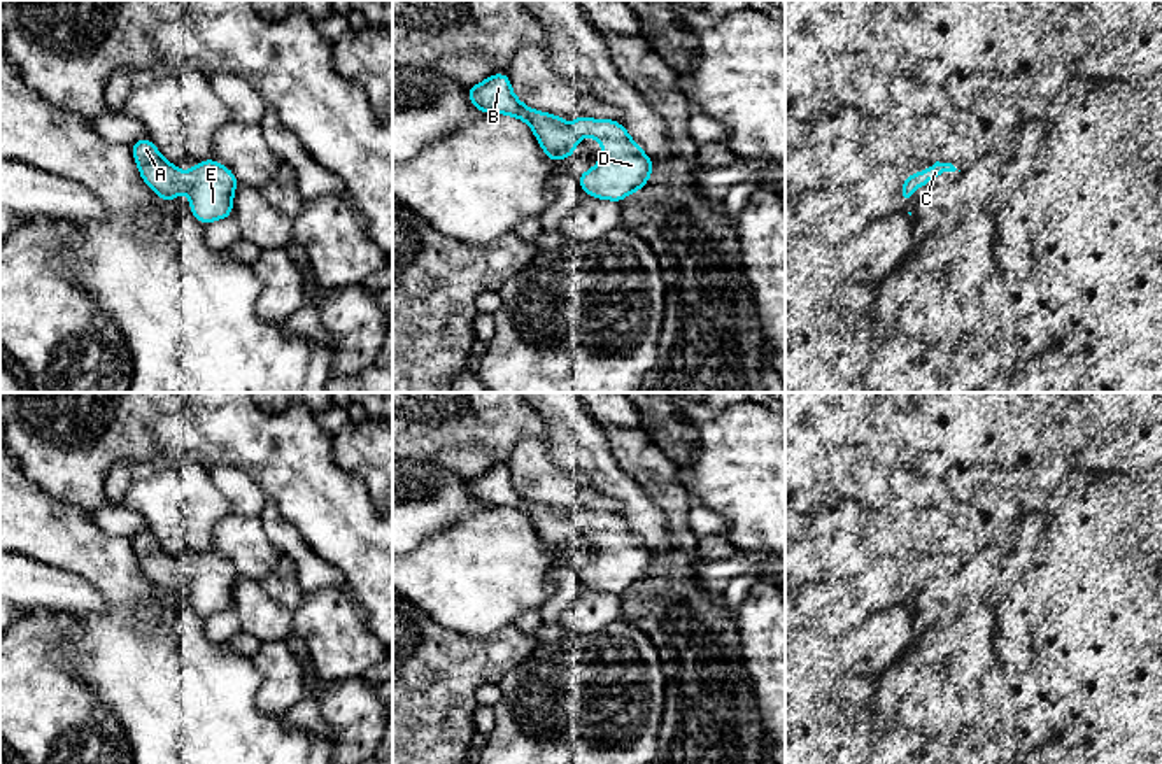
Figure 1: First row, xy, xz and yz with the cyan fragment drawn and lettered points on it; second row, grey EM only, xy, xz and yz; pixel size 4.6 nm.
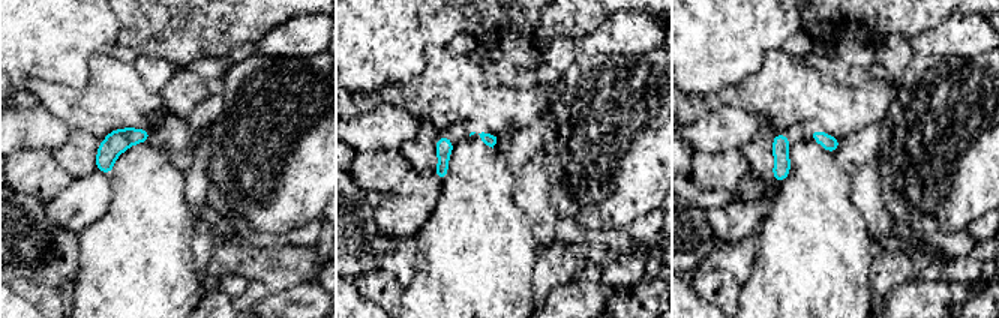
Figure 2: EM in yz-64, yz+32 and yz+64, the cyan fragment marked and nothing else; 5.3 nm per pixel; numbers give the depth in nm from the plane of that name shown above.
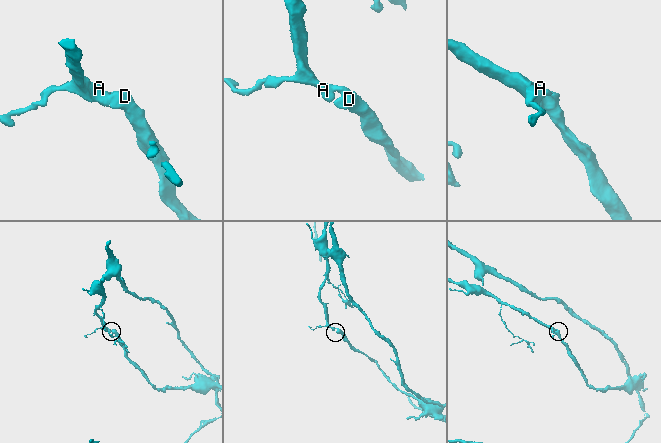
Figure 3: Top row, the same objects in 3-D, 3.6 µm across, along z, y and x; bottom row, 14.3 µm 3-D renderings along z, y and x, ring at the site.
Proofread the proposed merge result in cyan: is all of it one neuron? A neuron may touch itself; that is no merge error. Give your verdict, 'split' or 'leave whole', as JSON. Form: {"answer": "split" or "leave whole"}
{"answer": "leave whole"}

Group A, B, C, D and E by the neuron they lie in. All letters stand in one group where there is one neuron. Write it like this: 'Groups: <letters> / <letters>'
Groups: A B C D E

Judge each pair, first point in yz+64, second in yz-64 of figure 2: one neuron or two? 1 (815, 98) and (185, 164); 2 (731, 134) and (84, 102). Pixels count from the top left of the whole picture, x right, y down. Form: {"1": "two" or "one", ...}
{"1": "two", "2": "two"}

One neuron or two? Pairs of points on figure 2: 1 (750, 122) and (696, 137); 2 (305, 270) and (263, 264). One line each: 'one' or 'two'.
1: one
2: one

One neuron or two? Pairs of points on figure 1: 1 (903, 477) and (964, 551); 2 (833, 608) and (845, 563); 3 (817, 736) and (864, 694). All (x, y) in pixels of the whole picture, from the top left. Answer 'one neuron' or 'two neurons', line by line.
1: one neuron
2: two neurons
3: two neurons

